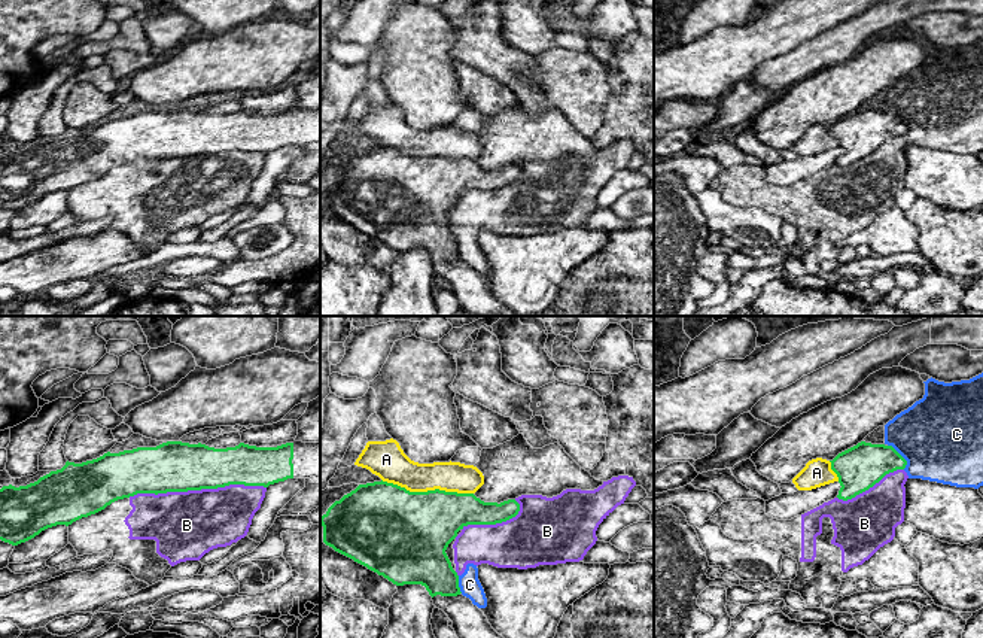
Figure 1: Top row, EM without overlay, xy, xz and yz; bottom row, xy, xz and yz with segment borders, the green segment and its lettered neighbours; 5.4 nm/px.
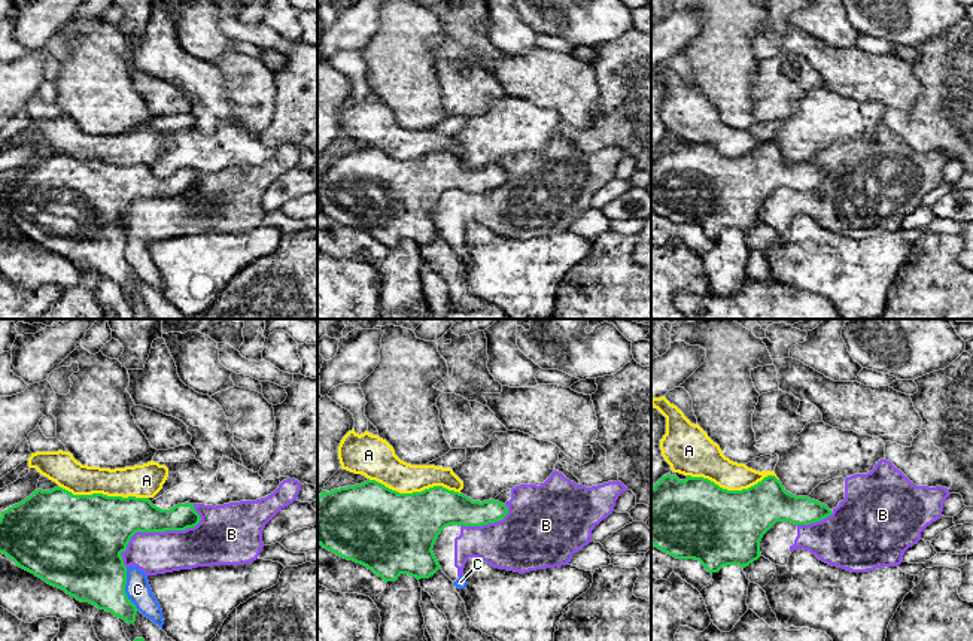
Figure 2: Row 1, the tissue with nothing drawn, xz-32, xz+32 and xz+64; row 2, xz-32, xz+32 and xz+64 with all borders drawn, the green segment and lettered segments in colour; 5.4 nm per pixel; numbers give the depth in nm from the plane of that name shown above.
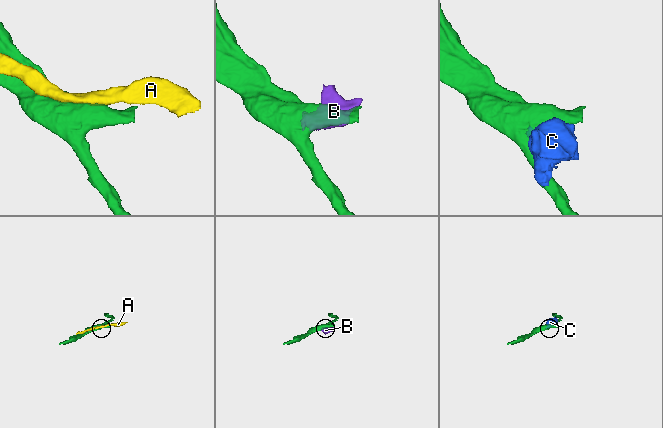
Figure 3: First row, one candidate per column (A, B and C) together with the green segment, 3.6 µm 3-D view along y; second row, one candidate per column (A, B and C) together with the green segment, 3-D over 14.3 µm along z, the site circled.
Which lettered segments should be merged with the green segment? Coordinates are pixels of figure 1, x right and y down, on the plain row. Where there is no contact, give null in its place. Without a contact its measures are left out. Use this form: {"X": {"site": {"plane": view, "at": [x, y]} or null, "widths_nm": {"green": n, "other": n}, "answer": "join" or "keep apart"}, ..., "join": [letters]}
{"A": {"site": {"plane": "xz", "at": [428, 157]}, "widths_nm": {"green": 440, "other": 190}, "answer": "keep apart"}, "B": {"site": {"plane": "xy", "at": [197, 155]}, "widths_nm": {"green": 280, "other": 360}, "answer": "keep apart"}, "C": {"site": {"plane": "yz", "at": [901, 122]}, "widths_nm": {"green": 240, "other": 460}, "answer": "keep apart"}, "join": []}

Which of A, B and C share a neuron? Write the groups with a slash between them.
A / B C

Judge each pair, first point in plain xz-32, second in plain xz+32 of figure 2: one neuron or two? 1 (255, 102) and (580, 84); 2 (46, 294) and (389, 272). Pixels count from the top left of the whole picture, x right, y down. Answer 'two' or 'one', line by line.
1: one
2: two

